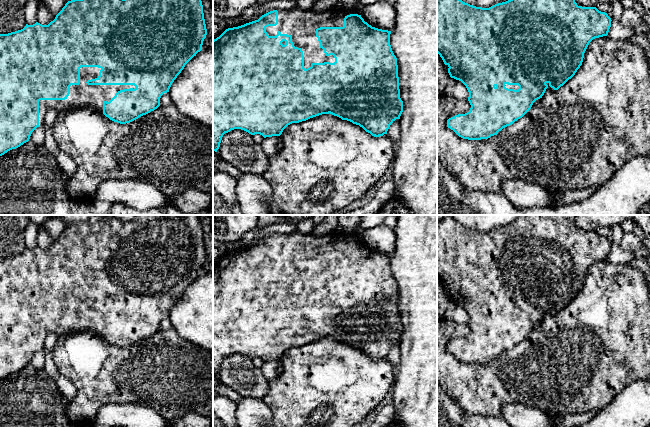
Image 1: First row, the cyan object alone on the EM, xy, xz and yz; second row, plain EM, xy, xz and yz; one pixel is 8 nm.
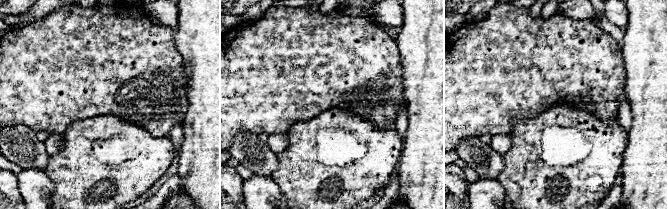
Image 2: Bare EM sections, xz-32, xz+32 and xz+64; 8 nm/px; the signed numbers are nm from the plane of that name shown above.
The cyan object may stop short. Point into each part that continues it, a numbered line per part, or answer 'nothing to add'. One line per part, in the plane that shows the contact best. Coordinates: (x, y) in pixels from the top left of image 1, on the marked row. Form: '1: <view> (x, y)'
1: xy (83, 95)

